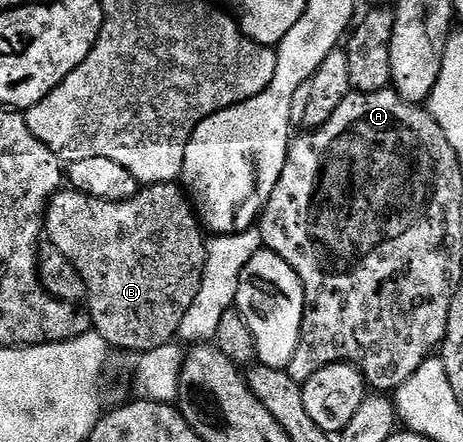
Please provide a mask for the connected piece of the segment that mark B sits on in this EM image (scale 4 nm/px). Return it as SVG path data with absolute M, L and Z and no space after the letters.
M177 182L143 186L138 196L128 201L100 201L73 189L63 189L50 196L44 235L84 277L84 303L90 312L92 329L104 337L107 347L145 353L175 342L184 313L192 309L192 301L200 293L207 244L191 200Z

